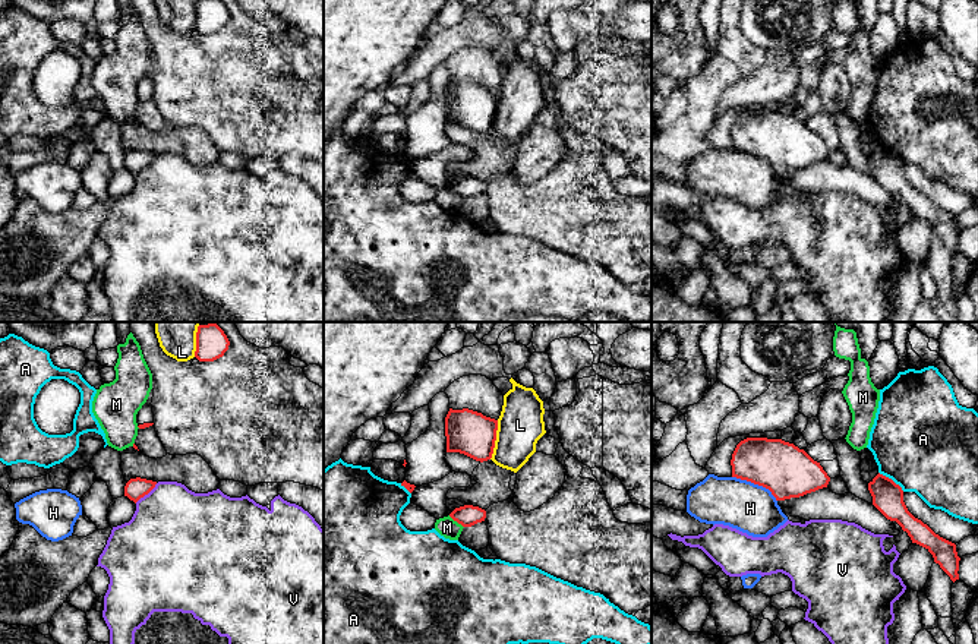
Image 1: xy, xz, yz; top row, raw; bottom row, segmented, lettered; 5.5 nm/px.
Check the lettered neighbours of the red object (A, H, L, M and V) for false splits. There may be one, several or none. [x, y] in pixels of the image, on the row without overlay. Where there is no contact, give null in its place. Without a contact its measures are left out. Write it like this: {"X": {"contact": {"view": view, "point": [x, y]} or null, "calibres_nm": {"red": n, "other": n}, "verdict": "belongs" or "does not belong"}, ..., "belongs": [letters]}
{"A": {"contact": {"view": "yz", "point": [890, 151]}, "calibres_nm": {"red": 170, "other": 500}, "verdict": "does not belong"}, "H": {"contact": {"view": "yz", "point": [756, 155]}, "calibres_nm": {"red": 280, "other": 280}, "verdict": "does not belong"}, "L": {"contact": {"view": "xz", "point": [495, 111]}, "calibres_nm": {"red": 240, "other": 260}, "verdict": "does not belong"}, "M": {"contact": {"view": "xz", "point": [456, 192]}, "calibres_nm": {"red": 120, "other": 110}, "verdict": "does not belong"}, "V": {"contact": {"view": "xy", "point": [145, 166]}, "calibres_nm": {"red": 120, "other": 460}, "verdict": "does not belong"}, "belongs": []}

